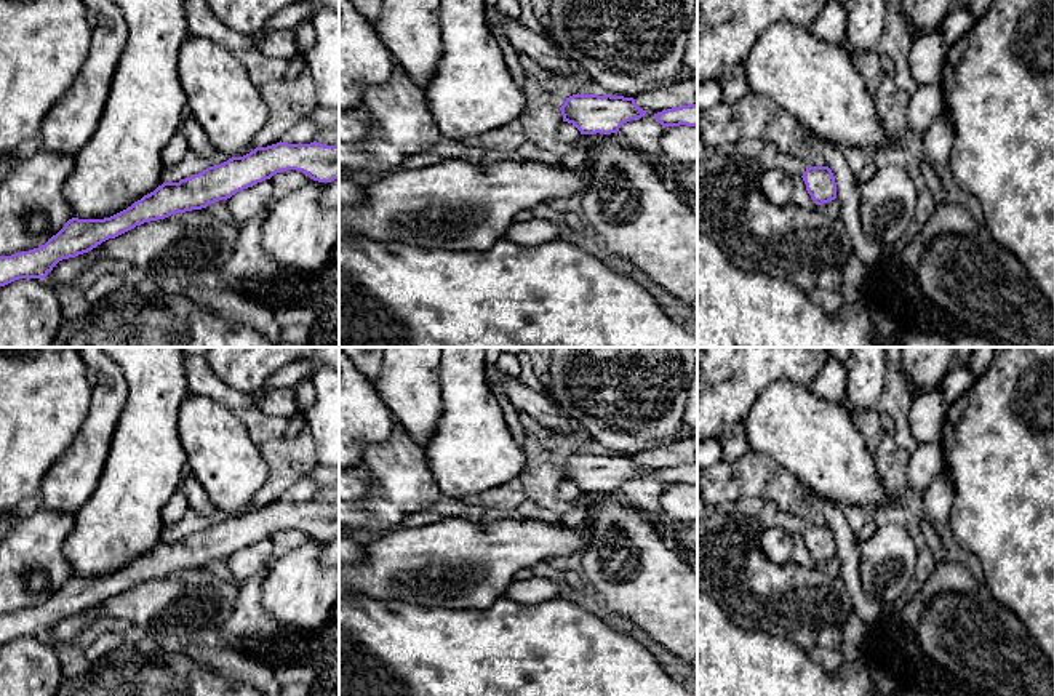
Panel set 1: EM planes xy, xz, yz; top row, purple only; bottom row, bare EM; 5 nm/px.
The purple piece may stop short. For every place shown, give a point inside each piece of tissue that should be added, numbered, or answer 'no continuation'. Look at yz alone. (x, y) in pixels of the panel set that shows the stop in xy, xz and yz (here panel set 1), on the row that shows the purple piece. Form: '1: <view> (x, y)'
no continuation

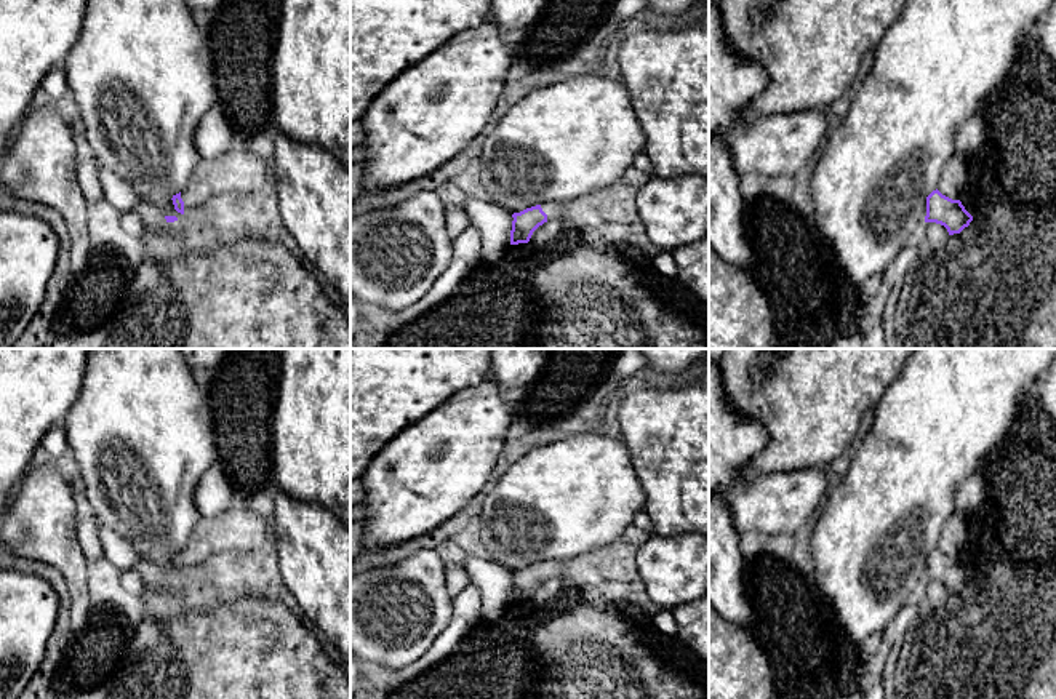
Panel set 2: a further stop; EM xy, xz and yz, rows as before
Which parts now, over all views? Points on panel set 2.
1: xy (239, 168)

